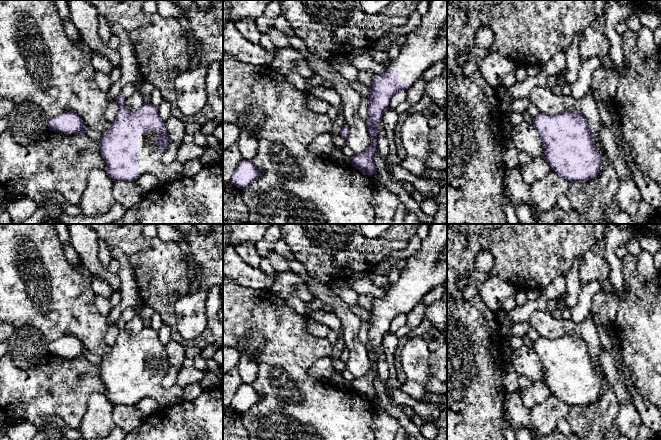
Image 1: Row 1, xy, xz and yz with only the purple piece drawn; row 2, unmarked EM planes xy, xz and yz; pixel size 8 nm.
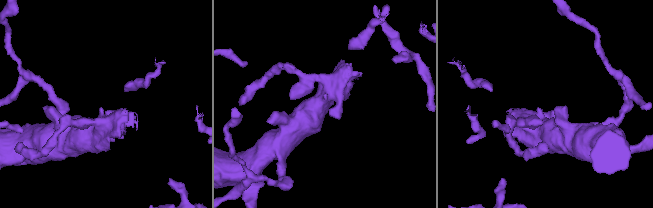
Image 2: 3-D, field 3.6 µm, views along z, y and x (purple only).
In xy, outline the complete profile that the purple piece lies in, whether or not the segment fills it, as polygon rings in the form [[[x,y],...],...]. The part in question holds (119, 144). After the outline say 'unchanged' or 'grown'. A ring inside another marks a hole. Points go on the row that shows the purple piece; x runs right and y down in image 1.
[[[126,84],[116,101],[119,104],[117,116],[111,122],[111,127],[102,133],[100,152],[106,162],[105,172],[115,182],[135,182],[146,173],[154,174],[160,183],[177,180],[183,176],[184,164],[174,161],[168,165],[162,162],[162,157],[170,145],[169,136],[158,113],[158,108],[152,103],[144,103],[137,111],[129,111],[125,99],[135,91],[135,84]]] | grown

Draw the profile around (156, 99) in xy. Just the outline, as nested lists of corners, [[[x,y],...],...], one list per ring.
[[[154,88],[154,90],[150,93],[150,97],[150,103],[155,105],[156,107],[160,106],[161,103],[164,101],[161,92],[156,88]]]

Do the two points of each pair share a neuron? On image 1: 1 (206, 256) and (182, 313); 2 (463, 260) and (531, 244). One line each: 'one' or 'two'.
1: one
2: one

